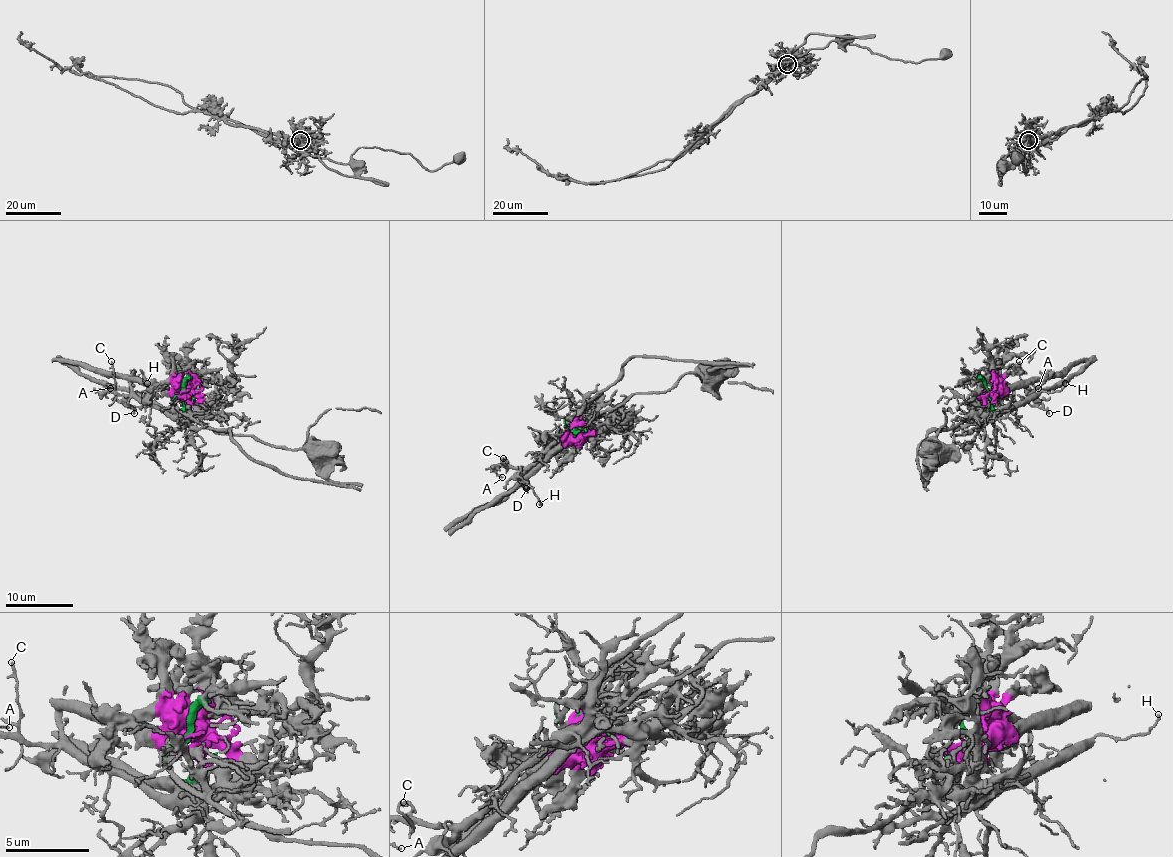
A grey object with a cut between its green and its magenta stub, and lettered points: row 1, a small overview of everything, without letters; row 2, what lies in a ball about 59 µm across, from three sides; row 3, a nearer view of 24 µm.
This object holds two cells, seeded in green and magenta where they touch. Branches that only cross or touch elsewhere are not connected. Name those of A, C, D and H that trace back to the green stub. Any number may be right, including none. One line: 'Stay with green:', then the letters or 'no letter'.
Stay with green: A, C, D, H

